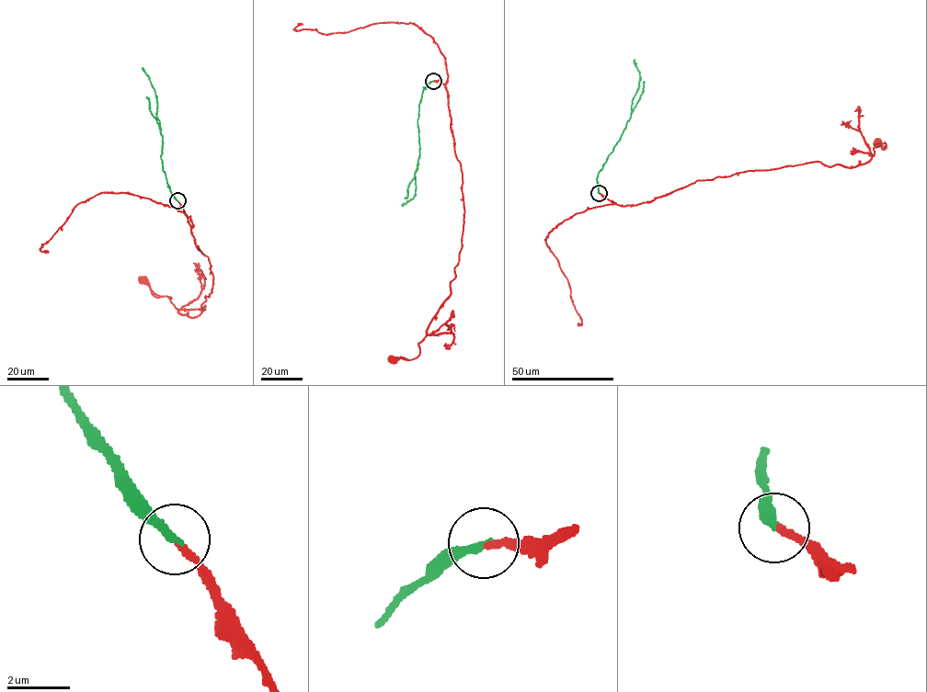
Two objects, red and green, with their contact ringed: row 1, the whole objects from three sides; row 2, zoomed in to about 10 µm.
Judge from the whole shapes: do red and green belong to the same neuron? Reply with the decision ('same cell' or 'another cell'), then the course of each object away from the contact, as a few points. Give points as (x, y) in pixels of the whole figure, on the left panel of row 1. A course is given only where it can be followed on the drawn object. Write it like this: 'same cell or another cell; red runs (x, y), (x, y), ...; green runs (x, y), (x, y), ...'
same cell; red runs (177, 201), (196, 246), (208, 256), (211, 292), (194, 318), (143, 280); green runs (177, 201), (163, 170), (162, 135), (156, 113), (156, 96), (143, 67)

